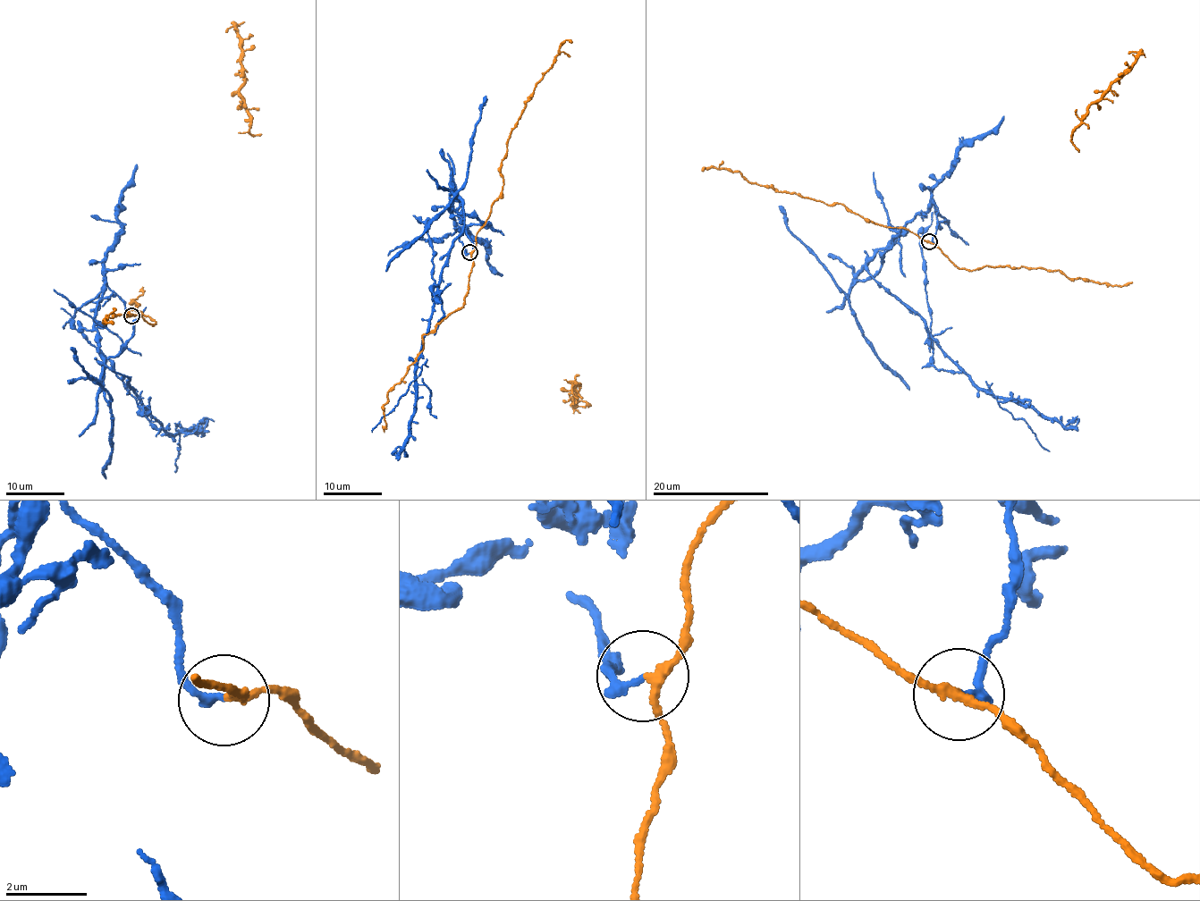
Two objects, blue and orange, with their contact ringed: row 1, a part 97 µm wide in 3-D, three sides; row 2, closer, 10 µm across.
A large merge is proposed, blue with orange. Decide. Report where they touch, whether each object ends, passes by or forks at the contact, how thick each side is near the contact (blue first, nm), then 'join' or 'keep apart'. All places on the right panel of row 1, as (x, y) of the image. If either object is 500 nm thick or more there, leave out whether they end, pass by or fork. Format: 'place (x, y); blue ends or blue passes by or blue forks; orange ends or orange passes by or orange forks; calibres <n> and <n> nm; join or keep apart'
place (929, 241); blue ends; orange passes by; calibres 190 and 190 nm; keep apart

